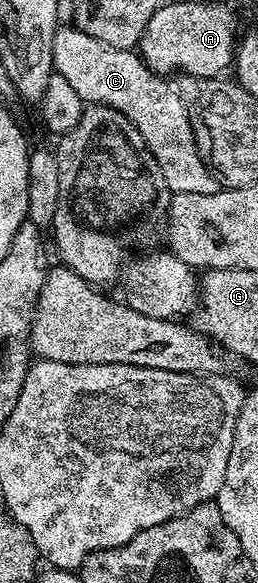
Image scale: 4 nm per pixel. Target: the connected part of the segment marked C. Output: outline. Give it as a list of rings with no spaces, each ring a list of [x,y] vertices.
[[[63,24],[53,40],[52,64],[54,73],[69,80],[84,104],[108,106],[134,124],[157,160],[157,168],[161,168],[161,176],[165,176],[167,190],[172,195],[185,192],[212,194],[220,190],[219,182],[199,155],[189,112],[178,89],[172,83],[170,86],[166,77],[154,74],[135,50],[113,48],[76,30],[74,25]]]

